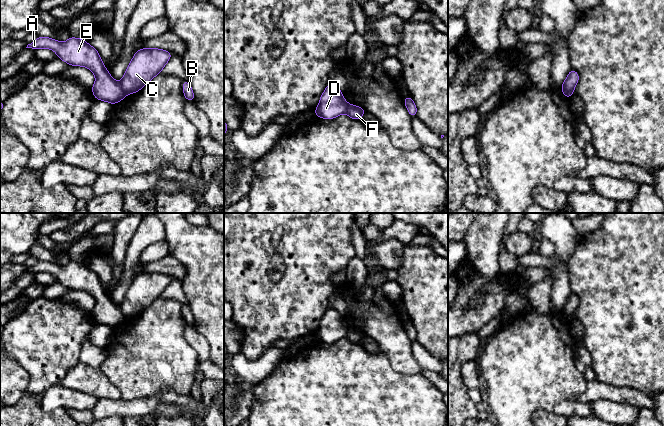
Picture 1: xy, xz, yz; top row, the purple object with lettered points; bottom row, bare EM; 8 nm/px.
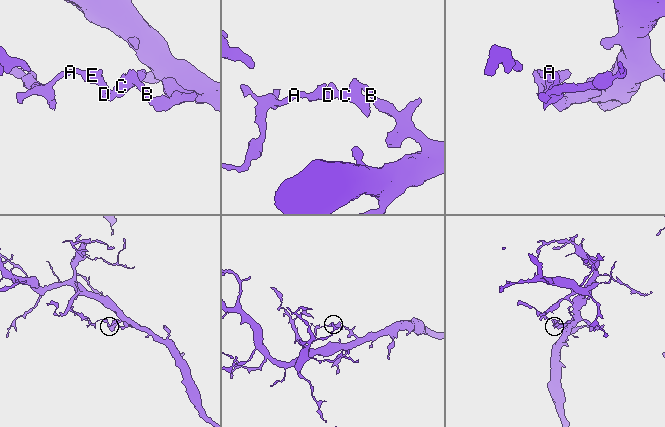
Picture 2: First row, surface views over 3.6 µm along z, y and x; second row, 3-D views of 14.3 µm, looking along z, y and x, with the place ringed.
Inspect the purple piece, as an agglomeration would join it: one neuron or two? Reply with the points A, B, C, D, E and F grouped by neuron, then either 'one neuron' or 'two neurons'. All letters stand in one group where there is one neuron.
A D E / B C F; two neurons

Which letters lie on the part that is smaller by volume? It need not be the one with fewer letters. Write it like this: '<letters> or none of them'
A, D, E

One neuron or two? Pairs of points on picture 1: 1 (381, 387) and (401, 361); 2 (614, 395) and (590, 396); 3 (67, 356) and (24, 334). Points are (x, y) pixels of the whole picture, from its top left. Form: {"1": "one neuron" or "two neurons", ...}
{"1": "two neurons", "2": "one neuron", "3": "one neuron"}

